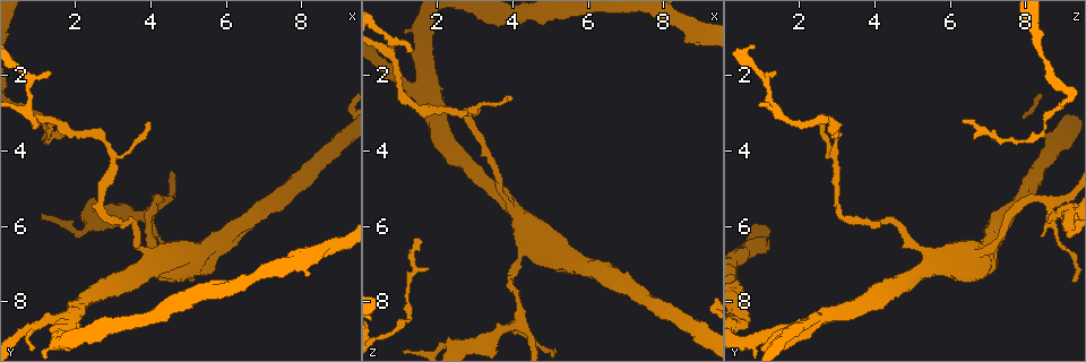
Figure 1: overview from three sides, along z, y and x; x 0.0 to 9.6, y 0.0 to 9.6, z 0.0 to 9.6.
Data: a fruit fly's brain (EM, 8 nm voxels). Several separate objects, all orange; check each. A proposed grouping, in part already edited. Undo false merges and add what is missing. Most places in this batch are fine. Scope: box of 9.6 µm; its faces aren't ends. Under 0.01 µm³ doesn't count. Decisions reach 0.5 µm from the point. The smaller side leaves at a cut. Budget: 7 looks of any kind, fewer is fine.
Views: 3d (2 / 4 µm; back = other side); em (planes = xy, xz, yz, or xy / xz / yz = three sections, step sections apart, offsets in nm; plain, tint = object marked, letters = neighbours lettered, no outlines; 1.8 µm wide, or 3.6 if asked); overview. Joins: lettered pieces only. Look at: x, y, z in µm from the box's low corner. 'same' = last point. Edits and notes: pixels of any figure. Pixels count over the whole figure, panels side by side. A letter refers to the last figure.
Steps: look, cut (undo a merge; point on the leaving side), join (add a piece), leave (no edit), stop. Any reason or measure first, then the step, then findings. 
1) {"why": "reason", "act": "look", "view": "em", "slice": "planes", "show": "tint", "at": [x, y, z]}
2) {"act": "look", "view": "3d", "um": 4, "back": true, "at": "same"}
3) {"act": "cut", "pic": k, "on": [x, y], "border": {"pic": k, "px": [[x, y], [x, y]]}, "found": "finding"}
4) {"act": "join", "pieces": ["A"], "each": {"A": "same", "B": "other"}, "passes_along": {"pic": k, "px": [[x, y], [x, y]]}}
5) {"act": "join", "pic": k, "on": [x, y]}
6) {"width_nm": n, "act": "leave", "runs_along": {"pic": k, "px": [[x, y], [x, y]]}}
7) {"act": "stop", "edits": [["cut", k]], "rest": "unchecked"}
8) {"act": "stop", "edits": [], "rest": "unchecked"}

{"why": "branch stops here", "act": "look", "view": "em", "slice": "yz", "step": 16, "show": "letters", "at": [1.60, 3.20, 6.40]}

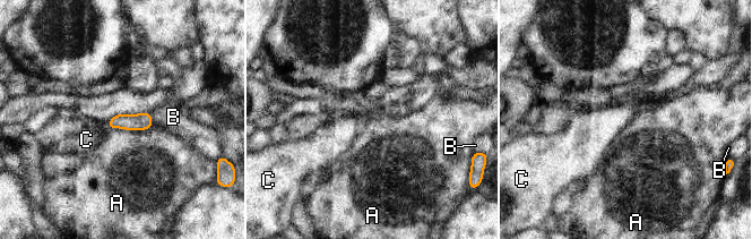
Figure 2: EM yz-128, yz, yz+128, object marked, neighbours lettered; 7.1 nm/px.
{"act": "look", "view": "em", "slice": "planes", "show": "letters", "at": "same"}

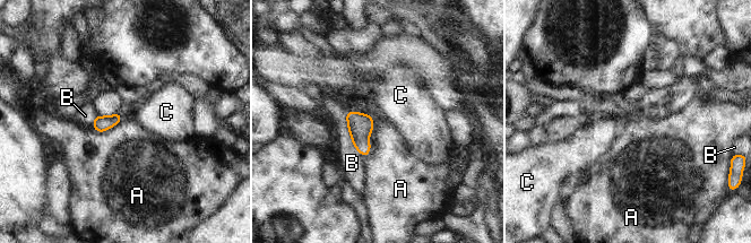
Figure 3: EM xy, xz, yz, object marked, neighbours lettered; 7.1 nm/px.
{"width_nm": 100, "act": "leave", "each": {"A": "other", "B": "other", "C": "other"}, "border": {"pic": 3, "px": [[372, 115], [370, 152], [364, 157]]}, "found": "none of them fits"}

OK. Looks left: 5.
{"why": "tapers out", "act": "look", "view": "em", "slice": "planes", "show": "letters", "at": [3.90, 3.25, 2.65]}

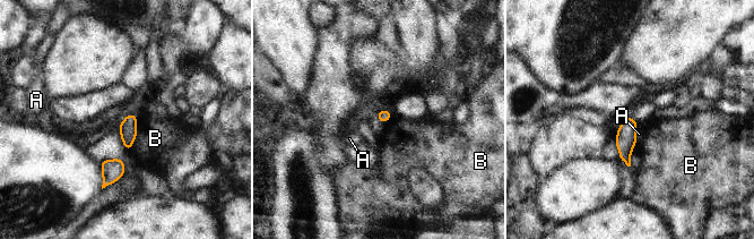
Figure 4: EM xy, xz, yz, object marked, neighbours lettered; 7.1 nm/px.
{"width_nm": 90, "act": "leave", "each": {"A": "other", "B": "other"}, "border": {"pic": 4, "px": [[137, 117], [137, 134], [129, 151]]}, "found": "none of them fits"}

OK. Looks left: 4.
{"why": "tapers out", "act": "look", "view": "em", "slice": "xy", "step": 4, "show": "tint", "at": [1.25, 1.90, 1.40]}

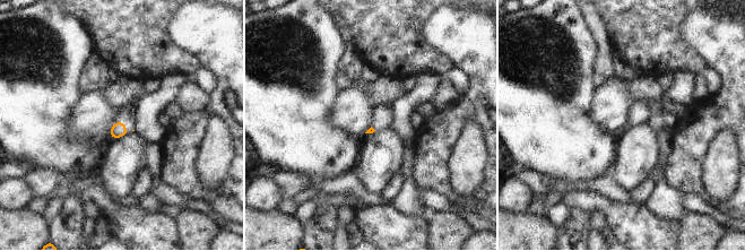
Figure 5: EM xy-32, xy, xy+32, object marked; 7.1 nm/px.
{"act": "look", "view": "em", "slice": "xz", "step": 8, "show": "letters", "at": "same"}

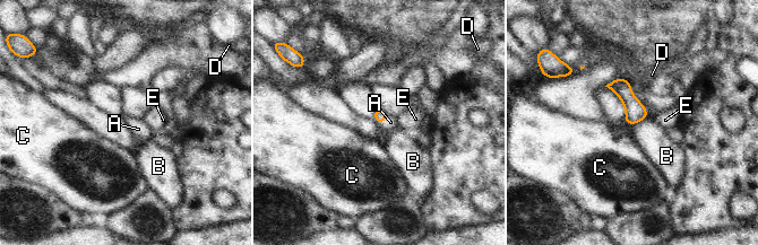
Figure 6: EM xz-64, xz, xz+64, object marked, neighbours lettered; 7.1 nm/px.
{"act": "join", "pieces": ["A"], "each": {"A": "same", "B": "other", "C": "other", "D": "other", "E": "other"}, "passes_along": {"pic": 6, "px": [[379, 116], [384, 121], [390, 122]]}, "found": "the cell continues"}

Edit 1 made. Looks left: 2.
{"act": "stop", "edits": [["join", 6]], "rest": "unchecked"}

